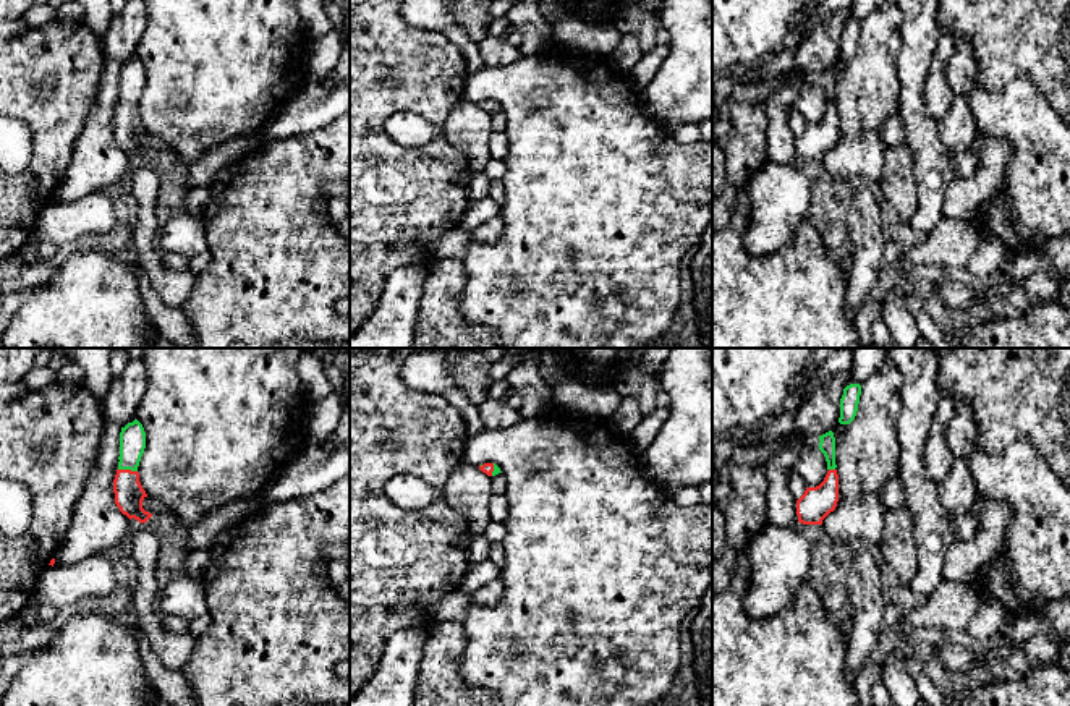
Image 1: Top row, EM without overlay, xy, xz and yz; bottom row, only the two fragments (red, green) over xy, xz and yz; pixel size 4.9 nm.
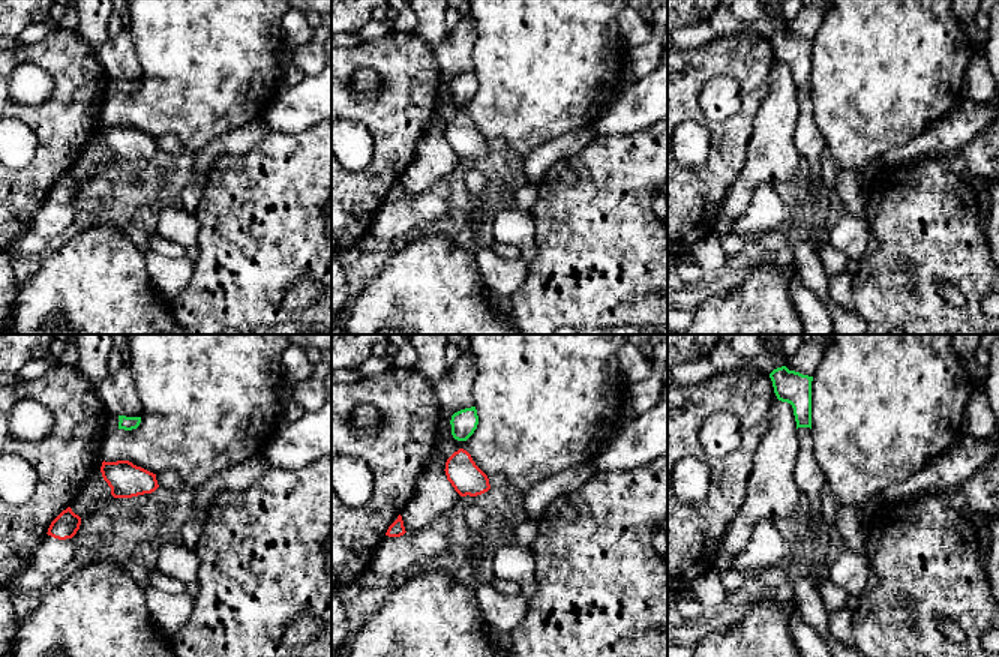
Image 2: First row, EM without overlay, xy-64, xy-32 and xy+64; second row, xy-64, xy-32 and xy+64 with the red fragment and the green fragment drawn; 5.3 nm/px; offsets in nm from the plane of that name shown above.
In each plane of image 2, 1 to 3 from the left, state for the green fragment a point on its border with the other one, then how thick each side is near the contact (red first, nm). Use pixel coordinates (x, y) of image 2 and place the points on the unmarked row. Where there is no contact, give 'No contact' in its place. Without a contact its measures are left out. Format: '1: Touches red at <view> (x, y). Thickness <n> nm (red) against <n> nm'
1: No contact
2: No contact
3: No contact

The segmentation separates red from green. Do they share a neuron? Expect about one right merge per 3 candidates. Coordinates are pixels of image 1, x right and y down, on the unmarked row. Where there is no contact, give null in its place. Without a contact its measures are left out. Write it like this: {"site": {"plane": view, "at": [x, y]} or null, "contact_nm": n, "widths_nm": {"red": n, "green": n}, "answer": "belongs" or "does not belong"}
{"site": {"plane": "xy", "at": [128, 107]}, "contact_nm": 100, "widths_nm": {"red": 140, "green": 130}, "answer": "belongs"}

